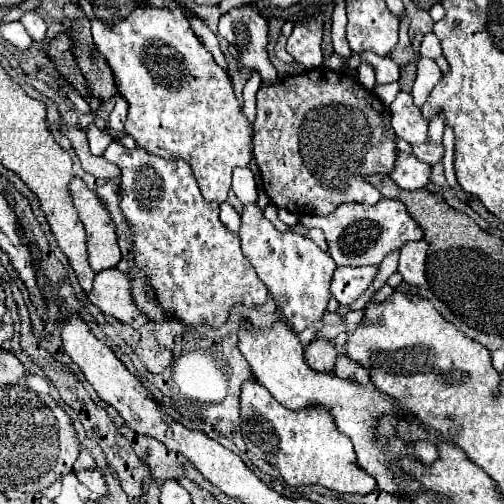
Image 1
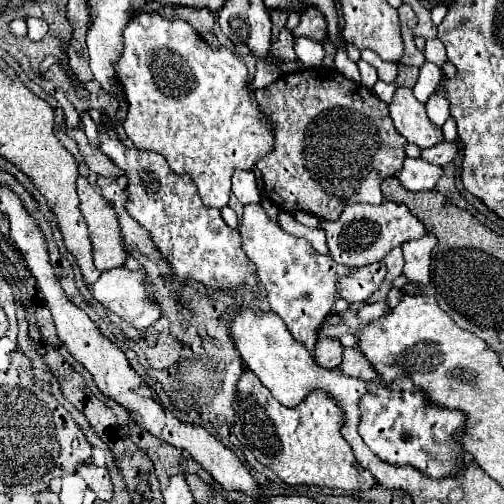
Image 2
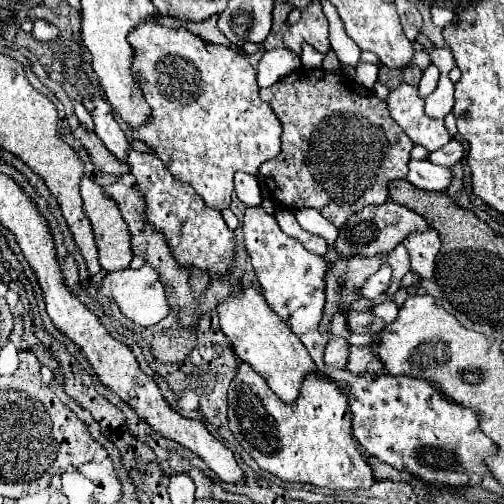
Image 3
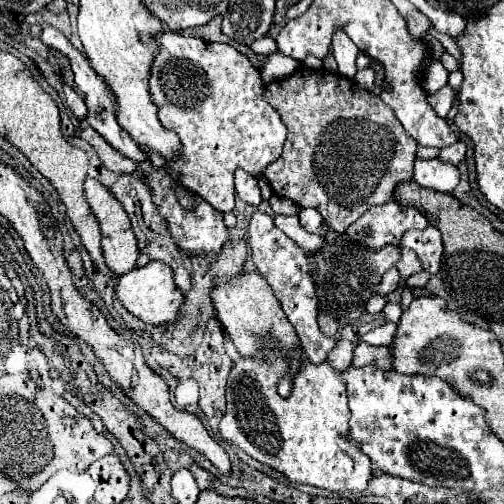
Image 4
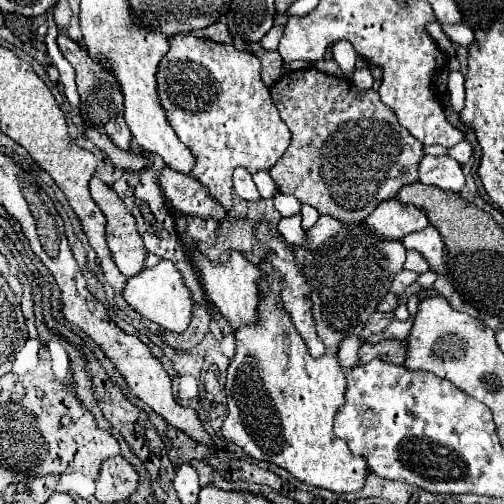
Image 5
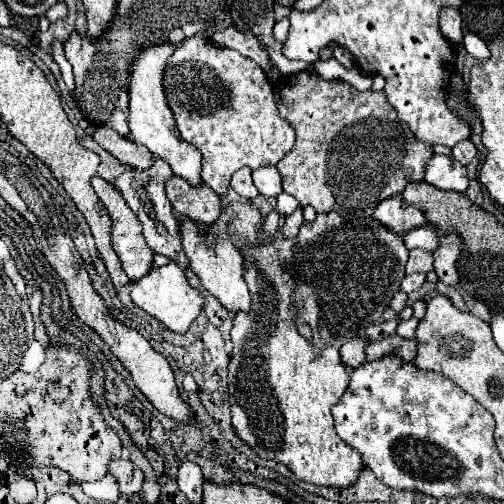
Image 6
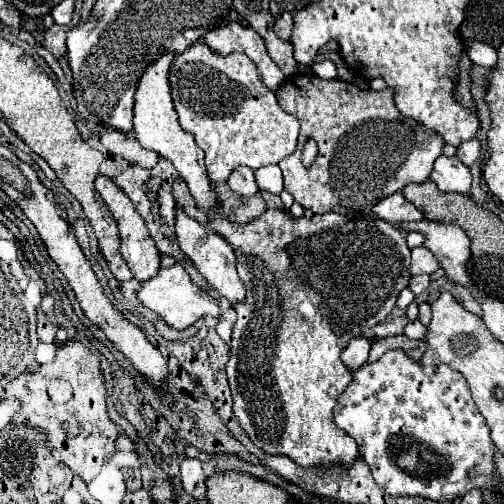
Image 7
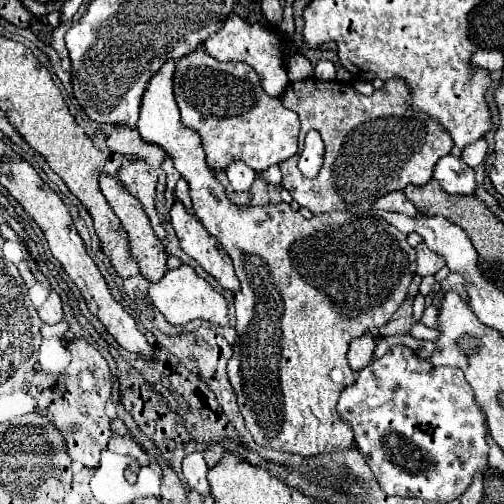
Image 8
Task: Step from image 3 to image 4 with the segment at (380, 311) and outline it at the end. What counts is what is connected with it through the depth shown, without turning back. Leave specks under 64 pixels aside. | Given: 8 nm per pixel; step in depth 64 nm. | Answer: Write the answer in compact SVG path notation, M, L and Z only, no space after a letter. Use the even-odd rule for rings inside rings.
M388 302L386 308L384 308L384 314L386 314L386 320L400 322L400 318L402 318L402 306L400 306L400 302Z

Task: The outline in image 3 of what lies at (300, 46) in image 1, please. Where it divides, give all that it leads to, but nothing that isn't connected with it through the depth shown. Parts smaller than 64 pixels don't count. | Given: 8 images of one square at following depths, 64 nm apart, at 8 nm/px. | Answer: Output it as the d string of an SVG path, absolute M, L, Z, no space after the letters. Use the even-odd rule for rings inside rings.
M304 46L302 48L302 54L300 54L300 60L302 60L302 66L304 68L320 68L322 66L322 54L316 52L312 46Z

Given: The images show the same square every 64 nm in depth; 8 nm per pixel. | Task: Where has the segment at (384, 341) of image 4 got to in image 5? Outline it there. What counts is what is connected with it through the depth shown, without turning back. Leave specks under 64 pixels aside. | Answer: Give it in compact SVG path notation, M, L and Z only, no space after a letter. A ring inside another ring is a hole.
M412 318L408 320L392 320L392 324L382 332L382 334L376 334L376 336L370 336L368 342L380 342L380 340L388 340L388 338L398 338L398 340L406 340L408 334L410 334L410 324L412 324Z

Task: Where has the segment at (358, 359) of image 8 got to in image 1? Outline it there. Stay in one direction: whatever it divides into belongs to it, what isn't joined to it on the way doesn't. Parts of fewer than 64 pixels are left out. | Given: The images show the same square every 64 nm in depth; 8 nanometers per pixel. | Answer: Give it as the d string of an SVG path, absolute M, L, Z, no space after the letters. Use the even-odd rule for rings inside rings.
M318 336L314 338L308 346L306 346L306 360L308 360L308 366L312 370L318 370L318 372L330 372L334 368L334 362L336 362L336 356L338 356L338 350L336 346Z

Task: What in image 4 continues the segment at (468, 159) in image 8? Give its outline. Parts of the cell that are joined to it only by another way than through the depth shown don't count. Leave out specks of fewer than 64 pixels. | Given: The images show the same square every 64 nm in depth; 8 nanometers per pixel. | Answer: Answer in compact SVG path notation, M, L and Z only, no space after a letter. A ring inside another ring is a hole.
M460 140L460 142L448 146L446 150L442 150L438 158L446 160L446 162L452 162L452 164L460 164L460 162L466 160L466 144Z

